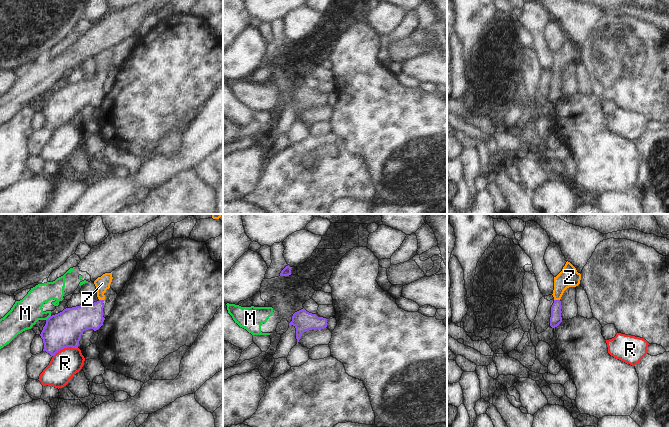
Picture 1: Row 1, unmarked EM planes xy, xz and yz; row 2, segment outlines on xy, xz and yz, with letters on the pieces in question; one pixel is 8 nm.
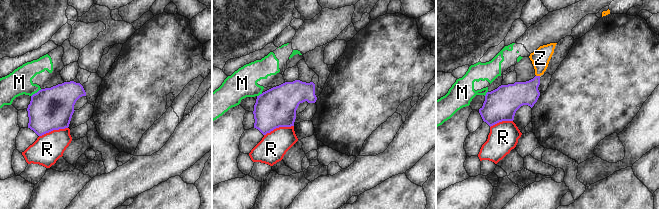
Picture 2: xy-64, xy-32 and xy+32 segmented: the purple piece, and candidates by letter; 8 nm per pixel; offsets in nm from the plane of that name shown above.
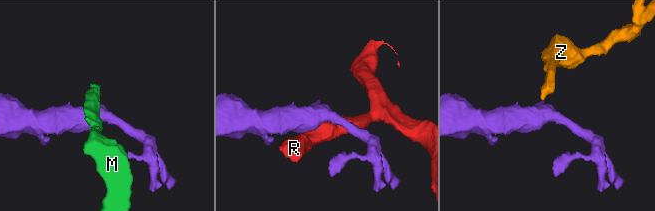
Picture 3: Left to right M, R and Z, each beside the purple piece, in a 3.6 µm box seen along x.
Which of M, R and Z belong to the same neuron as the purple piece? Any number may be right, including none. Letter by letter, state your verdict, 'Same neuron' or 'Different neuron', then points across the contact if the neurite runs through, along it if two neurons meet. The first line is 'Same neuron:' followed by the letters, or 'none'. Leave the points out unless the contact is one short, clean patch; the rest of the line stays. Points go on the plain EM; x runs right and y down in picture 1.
Same neuron: Z
M: Different neuron. Boundary: xy (50, 91), (46, 96)
R: Different neuron
Z: Same neuron. Path across: yz (555, 95), (557, 76), (559, 63), (569, 53)

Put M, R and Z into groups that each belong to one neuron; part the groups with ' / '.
M / R / Z

